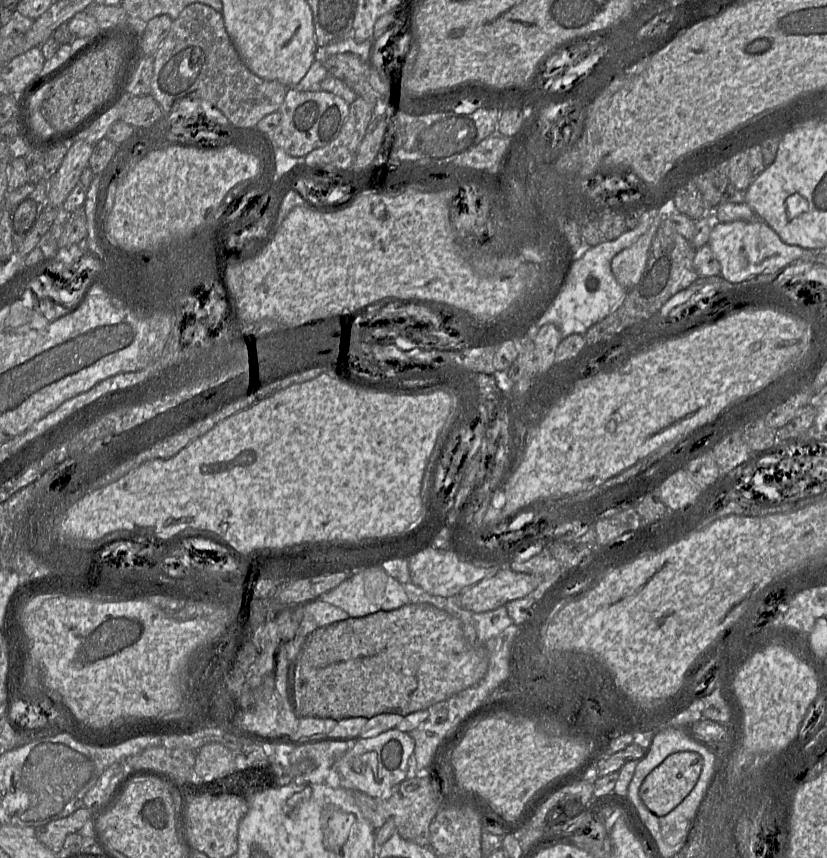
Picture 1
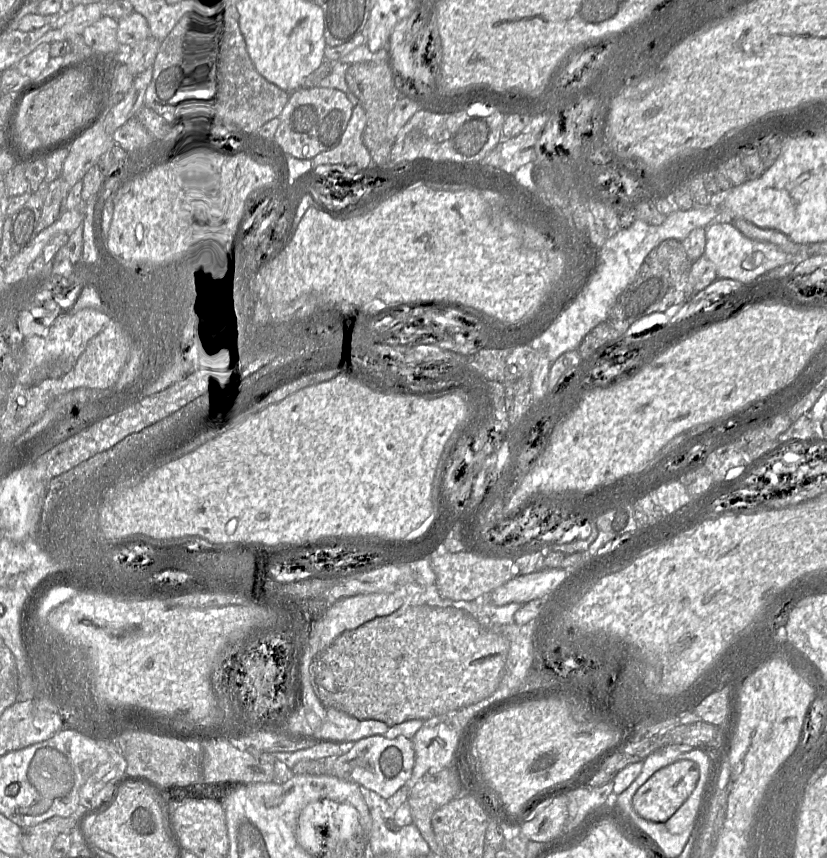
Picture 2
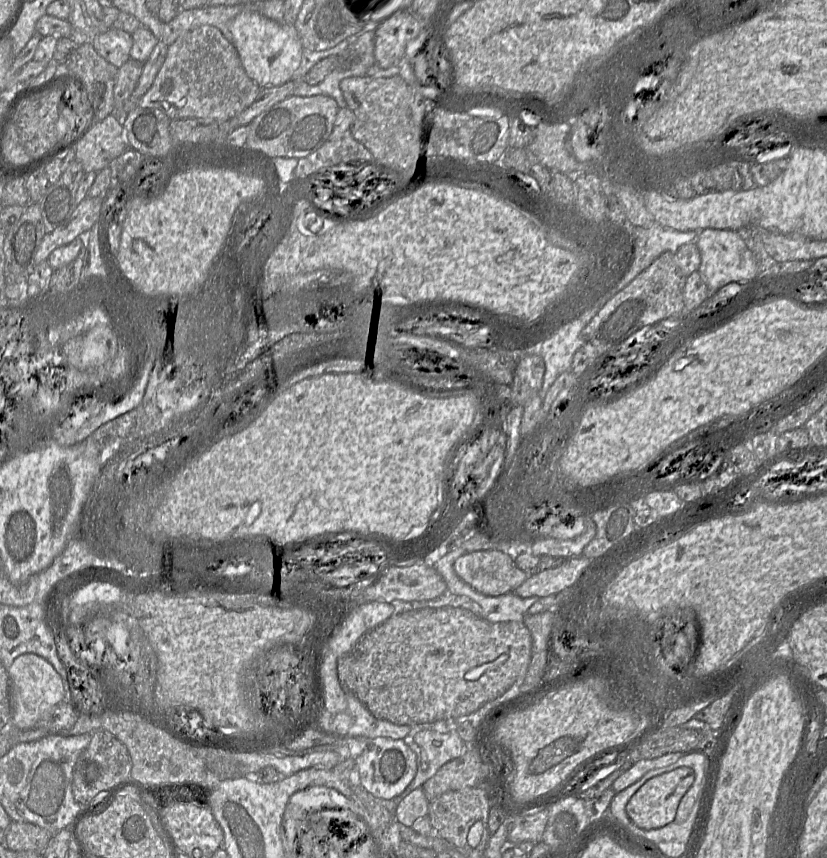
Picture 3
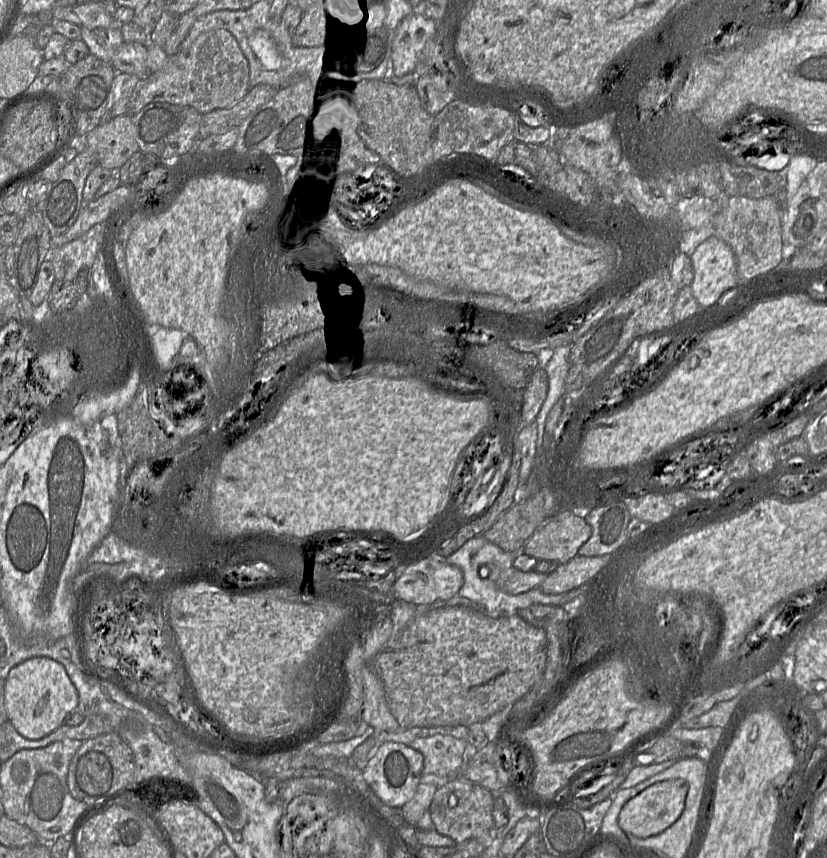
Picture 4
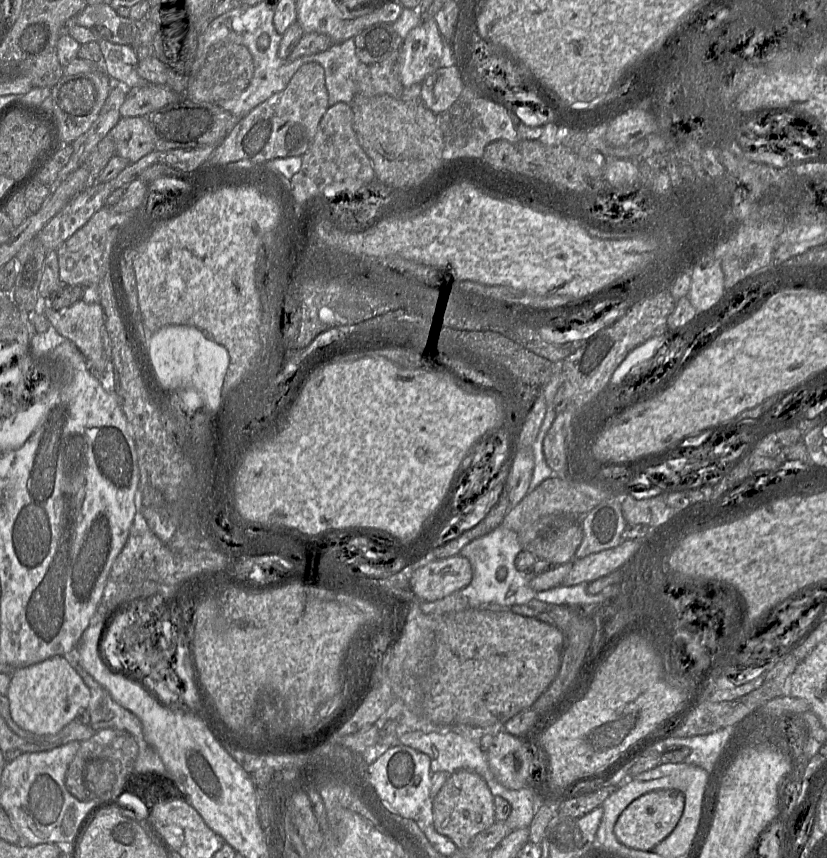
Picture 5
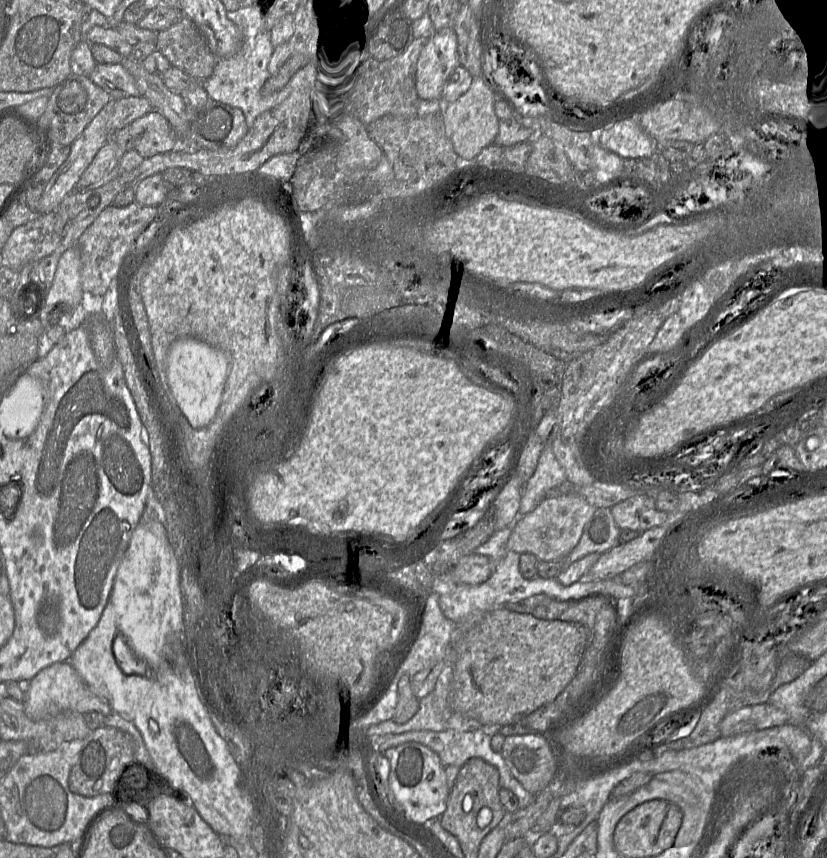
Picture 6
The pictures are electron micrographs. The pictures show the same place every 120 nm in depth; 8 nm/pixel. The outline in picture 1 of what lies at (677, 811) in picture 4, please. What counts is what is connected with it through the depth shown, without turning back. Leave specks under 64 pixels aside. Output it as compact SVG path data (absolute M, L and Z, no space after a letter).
M683 751L669 755L654 768L640 786L639 795L645 806L657 817L676 808L696 785L703 767L703 758L696 752Z

